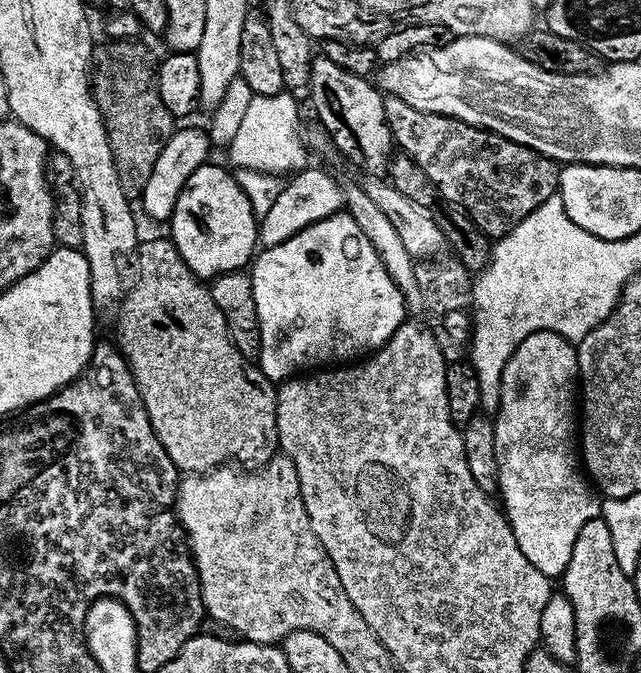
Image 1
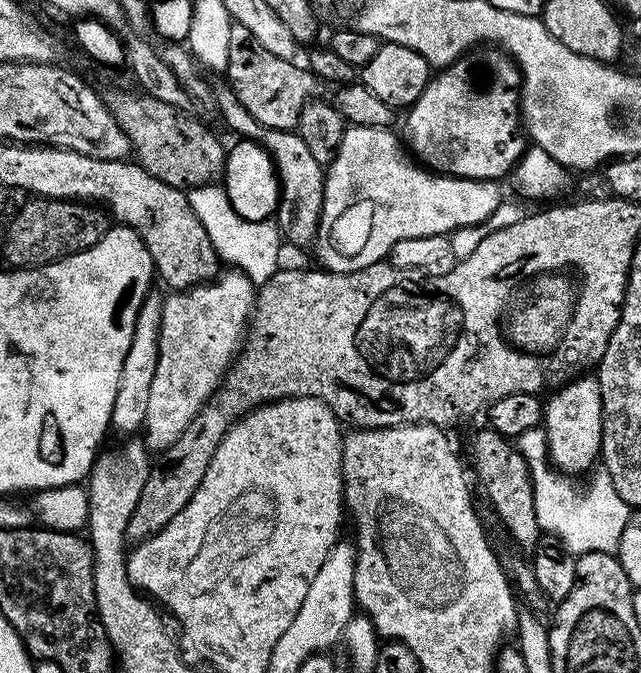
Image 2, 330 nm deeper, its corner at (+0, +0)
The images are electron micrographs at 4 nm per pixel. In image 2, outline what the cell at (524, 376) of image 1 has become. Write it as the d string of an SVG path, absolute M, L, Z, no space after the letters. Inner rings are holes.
M580 374L559 385L542 408L542 427L548 439L549 461L561 473L584 472L600 455L602 434L602 394L595 375ZM556 392L556 393L555 393Z

